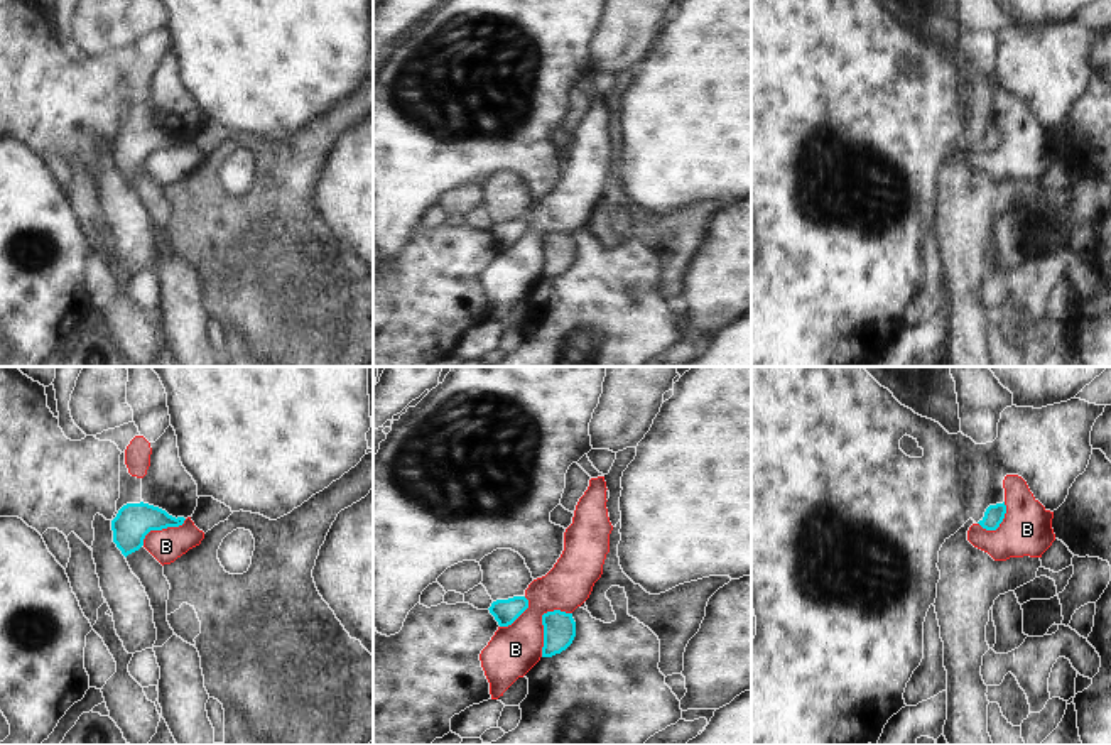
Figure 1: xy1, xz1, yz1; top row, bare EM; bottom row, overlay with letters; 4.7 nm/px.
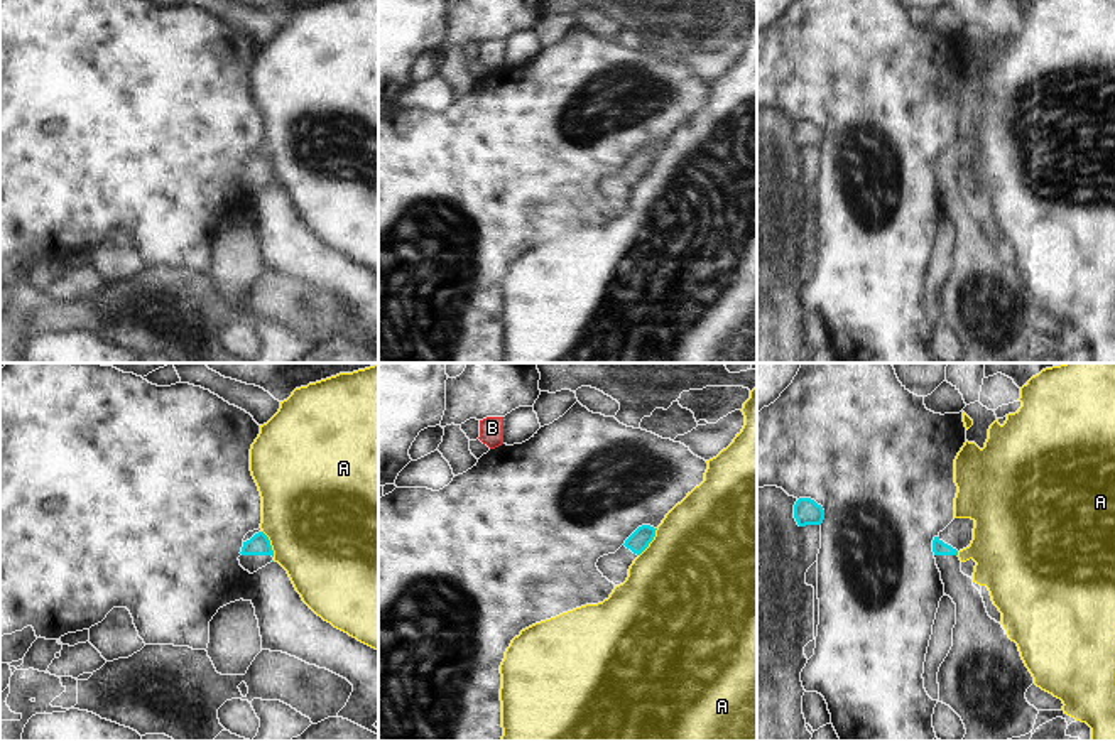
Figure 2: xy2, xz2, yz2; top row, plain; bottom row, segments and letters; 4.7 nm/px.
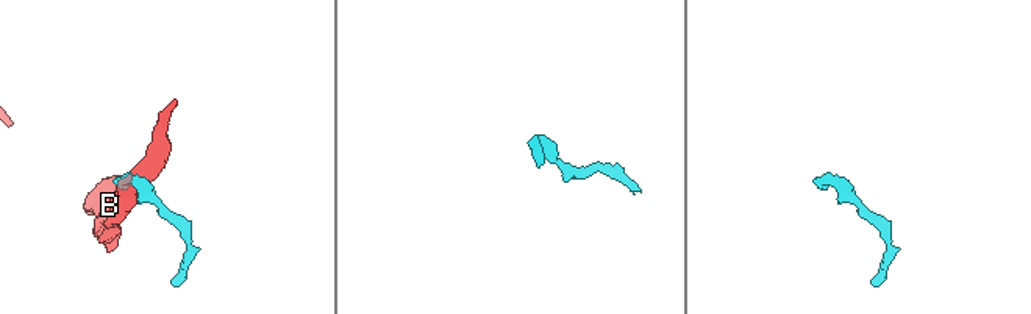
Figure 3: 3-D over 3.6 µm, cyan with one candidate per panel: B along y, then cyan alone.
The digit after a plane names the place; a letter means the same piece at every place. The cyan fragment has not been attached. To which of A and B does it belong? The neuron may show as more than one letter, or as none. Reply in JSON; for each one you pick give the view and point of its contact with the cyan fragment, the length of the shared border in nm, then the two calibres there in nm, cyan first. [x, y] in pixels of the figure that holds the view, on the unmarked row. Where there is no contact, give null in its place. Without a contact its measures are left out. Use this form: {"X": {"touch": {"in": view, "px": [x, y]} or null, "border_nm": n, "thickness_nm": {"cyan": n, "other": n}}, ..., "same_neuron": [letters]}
{"same_neuron": []}

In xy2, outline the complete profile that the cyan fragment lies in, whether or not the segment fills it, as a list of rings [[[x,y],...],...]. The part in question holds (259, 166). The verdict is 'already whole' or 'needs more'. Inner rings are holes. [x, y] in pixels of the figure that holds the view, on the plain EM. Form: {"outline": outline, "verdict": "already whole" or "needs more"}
{"outline": [[[258,154],[250,162],[243,164],[240,176],[240,187],[250,196],[257,194],[274,182],[270,162],[264,154]]], "verdict": "needs more"}

